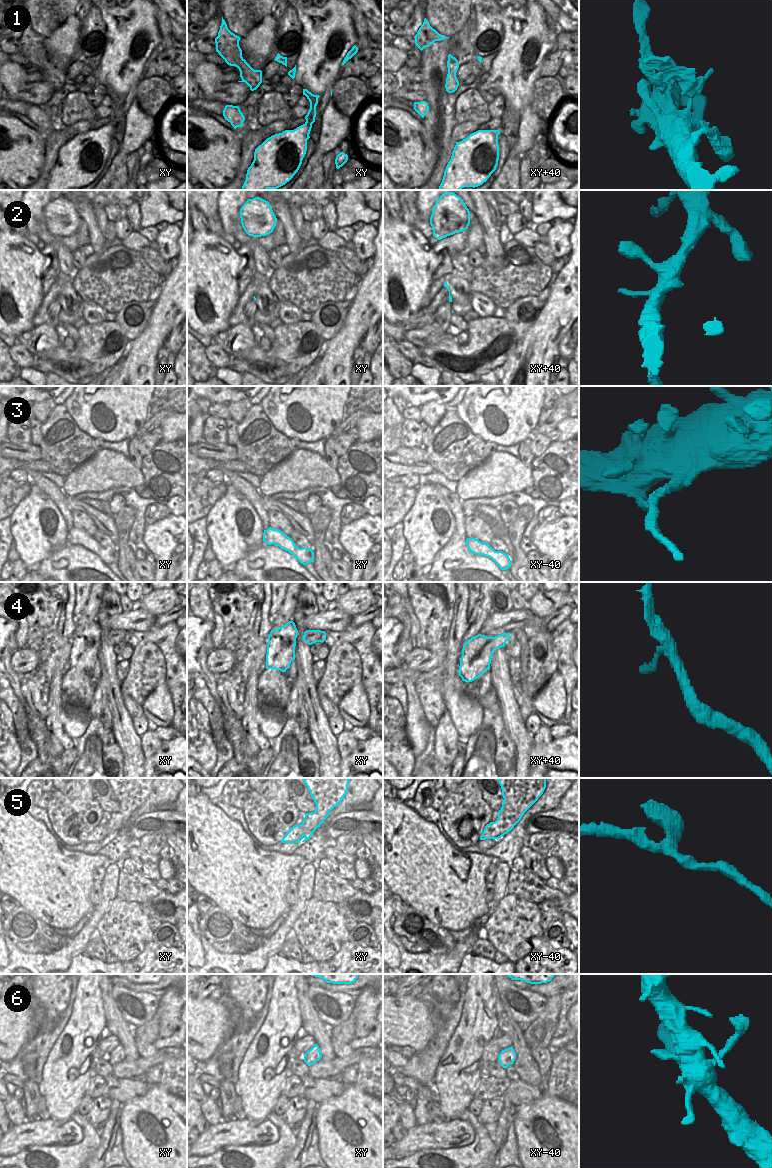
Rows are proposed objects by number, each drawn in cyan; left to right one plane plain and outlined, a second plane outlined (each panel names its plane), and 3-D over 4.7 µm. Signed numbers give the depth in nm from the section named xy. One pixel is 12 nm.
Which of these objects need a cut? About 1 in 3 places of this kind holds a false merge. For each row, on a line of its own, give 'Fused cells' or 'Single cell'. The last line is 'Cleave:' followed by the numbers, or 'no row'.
1: Fused cells
2: Single cell
3: Fused cells
4: Fused cells
5: Single cell
6: Single cell
Cleave: 1, 3, 4.

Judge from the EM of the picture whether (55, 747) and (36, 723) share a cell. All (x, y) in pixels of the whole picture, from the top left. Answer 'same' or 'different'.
different

